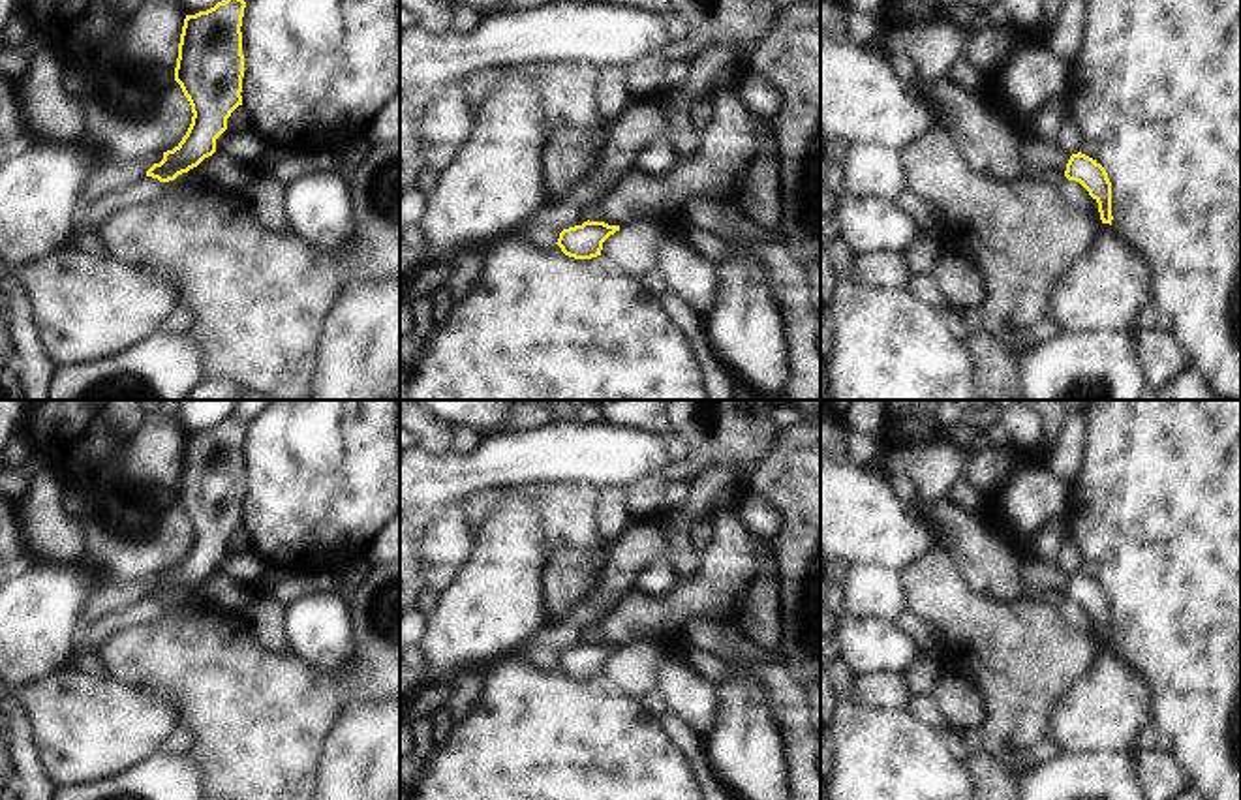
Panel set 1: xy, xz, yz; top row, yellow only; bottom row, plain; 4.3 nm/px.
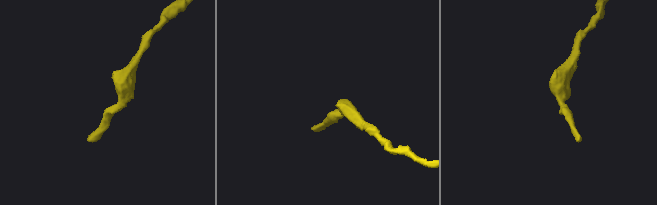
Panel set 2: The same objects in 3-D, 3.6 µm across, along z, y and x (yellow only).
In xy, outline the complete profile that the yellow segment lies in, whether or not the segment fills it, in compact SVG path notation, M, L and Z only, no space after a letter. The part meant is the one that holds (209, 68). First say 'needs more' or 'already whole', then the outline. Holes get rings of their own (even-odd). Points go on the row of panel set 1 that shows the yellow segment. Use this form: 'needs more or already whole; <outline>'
already whole; M222 0L207 11L186 15L175 81L193 116L182 141L163 152L163 160L154 163L146 177L175 180L216 152L216 139L227 130L227 118L242 105L244 8L244 0Z

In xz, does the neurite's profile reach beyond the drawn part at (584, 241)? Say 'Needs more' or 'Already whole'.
Already whole.

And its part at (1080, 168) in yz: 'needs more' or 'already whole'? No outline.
already whole

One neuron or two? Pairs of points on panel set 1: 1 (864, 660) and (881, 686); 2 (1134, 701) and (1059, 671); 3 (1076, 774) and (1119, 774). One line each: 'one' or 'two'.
1: two
2: two
3: one

